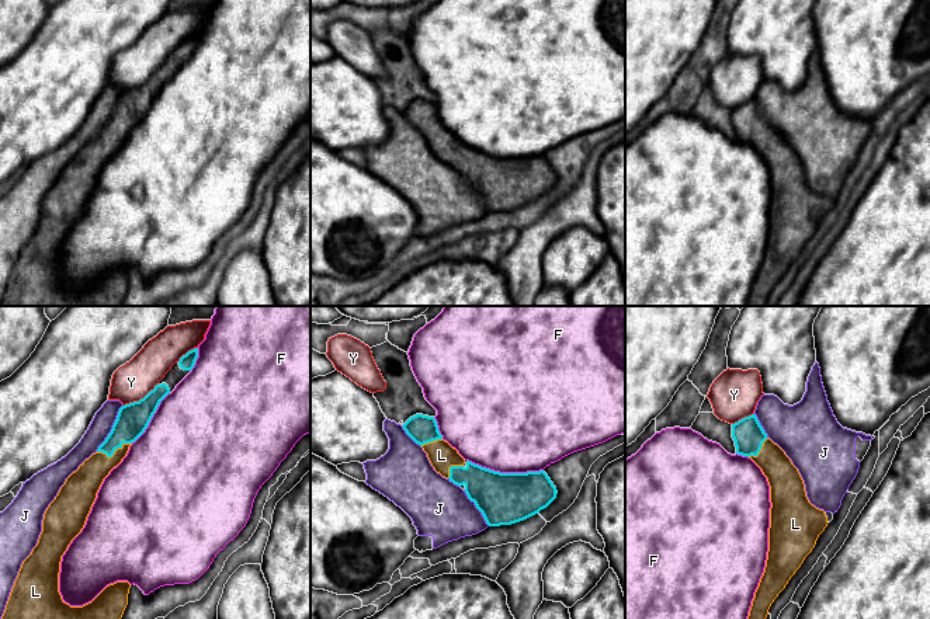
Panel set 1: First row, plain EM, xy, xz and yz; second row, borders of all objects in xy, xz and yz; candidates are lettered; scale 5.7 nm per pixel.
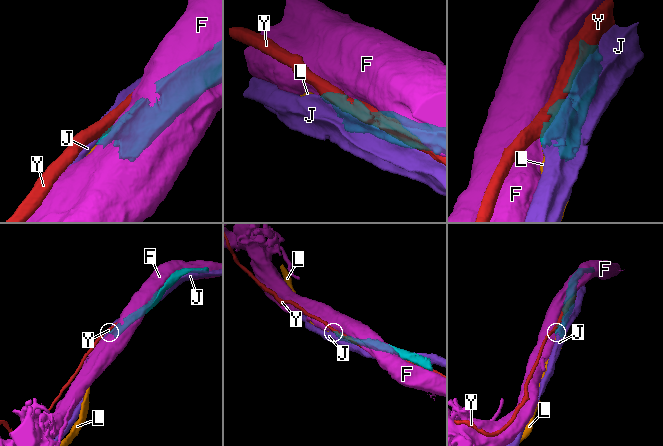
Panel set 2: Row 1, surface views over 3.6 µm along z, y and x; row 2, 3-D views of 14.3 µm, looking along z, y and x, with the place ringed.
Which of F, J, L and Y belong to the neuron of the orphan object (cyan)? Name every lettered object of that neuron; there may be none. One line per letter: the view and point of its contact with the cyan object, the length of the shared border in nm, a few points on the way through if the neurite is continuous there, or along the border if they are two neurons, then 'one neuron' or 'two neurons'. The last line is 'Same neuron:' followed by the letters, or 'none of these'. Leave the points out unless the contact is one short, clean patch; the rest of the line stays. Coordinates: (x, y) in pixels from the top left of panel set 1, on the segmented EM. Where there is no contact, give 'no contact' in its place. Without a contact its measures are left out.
F: xz (506, 473) | 440 nm | two neurons
J: xy (113, 428) | 320 nm | two neurons
L: xy (114, 451) | 200 nm | one neuron
Y: xy (141, 399) | 240 nm | two neurons
Same neuron: L

